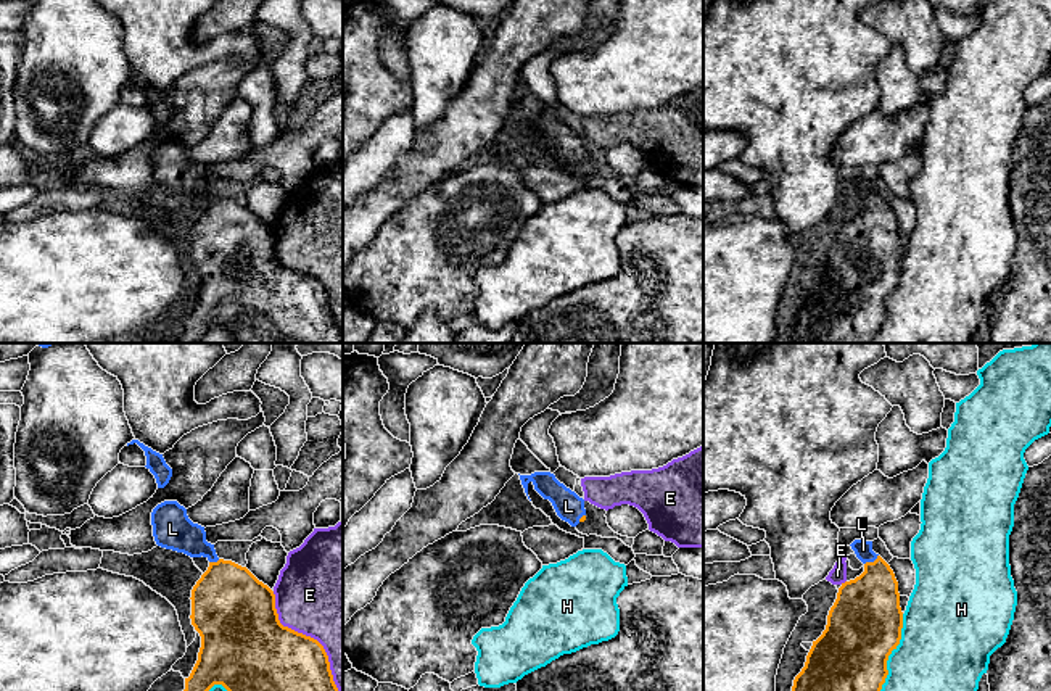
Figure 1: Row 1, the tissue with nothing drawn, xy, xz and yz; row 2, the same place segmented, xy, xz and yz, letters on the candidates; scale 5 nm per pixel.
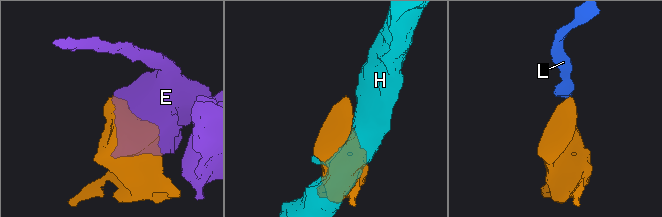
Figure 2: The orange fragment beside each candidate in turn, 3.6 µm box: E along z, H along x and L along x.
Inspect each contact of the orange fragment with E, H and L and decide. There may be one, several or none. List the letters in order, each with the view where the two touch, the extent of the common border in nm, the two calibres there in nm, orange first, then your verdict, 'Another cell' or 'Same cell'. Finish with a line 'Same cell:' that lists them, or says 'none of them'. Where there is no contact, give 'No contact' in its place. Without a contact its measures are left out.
E: Touches orange in xy. Shared border 650 nm. Thickness 480 nm (orange) against 500 nm. Another cell
H: Touches orange in yz. Shared border 480 nm. Thickness 400 nm (orange) against 460 nm. Another cell
L: Touches orange in yz. Shared border 90 nm. Thickness 340 nm (orange) against 90 nm. Same cell
Same cell: L

